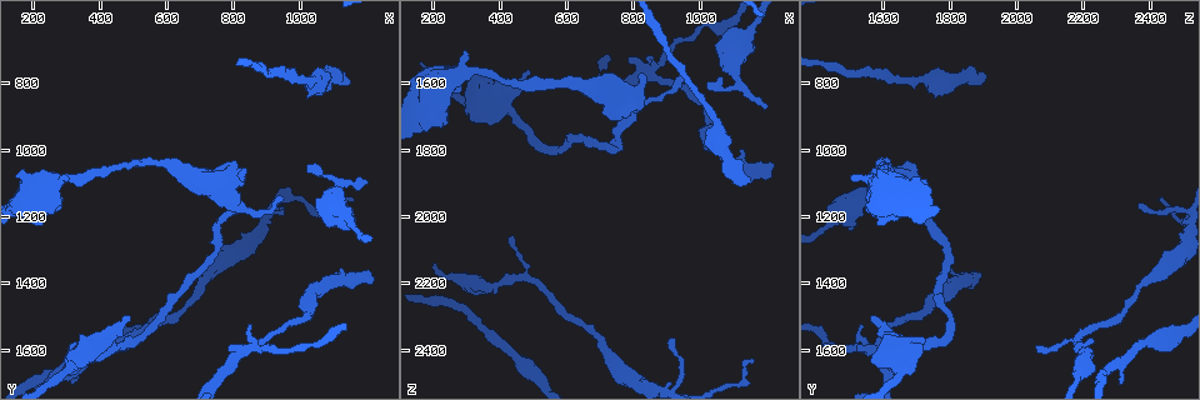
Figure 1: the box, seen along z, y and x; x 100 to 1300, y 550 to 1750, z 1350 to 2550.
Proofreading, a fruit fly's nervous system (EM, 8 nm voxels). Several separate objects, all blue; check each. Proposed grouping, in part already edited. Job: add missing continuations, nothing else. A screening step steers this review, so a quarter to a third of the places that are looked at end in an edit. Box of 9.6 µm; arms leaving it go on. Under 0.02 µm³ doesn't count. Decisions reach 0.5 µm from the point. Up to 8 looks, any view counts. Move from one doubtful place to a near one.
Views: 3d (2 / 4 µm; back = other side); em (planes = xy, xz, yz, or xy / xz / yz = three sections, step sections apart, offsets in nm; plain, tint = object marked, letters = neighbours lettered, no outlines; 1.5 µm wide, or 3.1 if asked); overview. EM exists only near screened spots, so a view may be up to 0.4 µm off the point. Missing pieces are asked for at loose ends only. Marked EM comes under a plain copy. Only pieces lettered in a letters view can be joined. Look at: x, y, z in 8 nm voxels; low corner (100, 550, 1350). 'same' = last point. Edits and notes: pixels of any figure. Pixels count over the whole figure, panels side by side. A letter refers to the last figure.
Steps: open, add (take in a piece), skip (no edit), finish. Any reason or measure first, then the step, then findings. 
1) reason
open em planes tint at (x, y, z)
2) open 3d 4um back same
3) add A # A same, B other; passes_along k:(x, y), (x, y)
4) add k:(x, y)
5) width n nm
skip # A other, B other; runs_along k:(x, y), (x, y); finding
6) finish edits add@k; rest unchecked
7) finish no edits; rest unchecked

free end
open 3d 4um at (300, 1070, 1510)

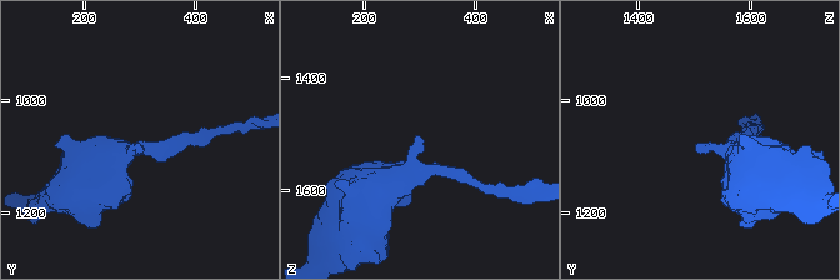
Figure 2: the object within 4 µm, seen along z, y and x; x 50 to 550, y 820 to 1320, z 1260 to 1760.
open em planes letters at (300, 1080, 1505)

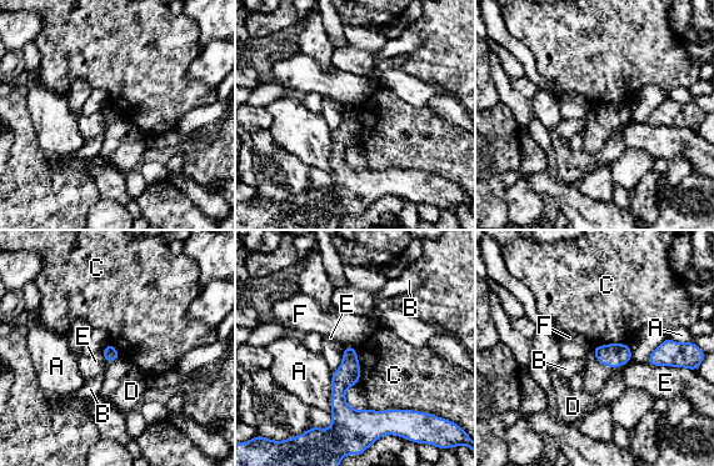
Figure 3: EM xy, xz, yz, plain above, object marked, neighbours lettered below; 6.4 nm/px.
skip # A other, B other, C other, D other, E other, F other; border 3:(368, 407), (417, 411); no lettered piece goes on from it

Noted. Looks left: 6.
free end
open em planes tint at (1200, 1090, 1670)

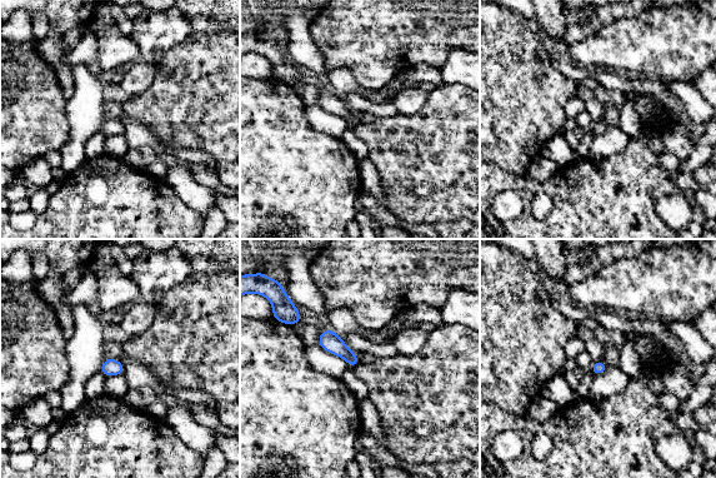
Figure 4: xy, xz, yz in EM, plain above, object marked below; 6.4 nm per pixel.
what lies round it
open em planes letters same

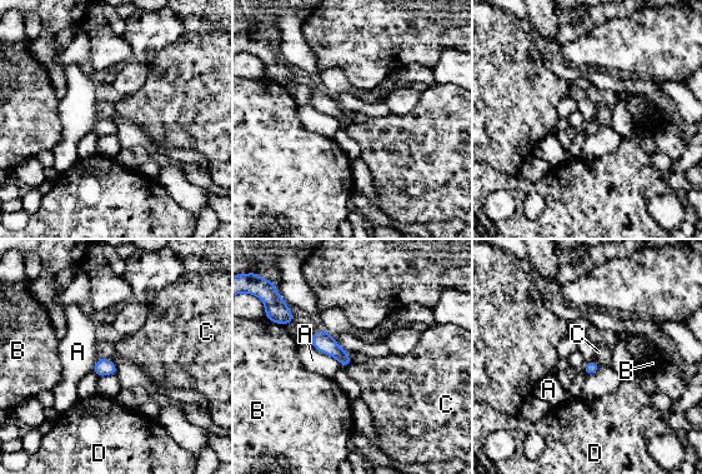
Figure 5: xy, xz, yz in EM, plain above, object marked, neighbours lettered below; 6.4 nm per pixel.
skip # A other, B other, C other, D other; border 5:(352, 362), (346, 368); none of them fits

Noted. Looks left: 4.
free end
open em yz step 4 tint at (1160, 800, 1900)

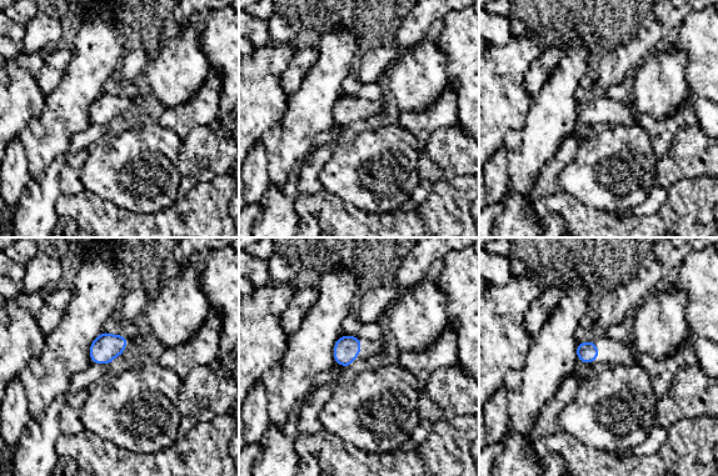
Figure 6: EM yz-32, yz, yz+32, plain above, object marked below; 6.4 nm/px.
another direction
open em planes letters same

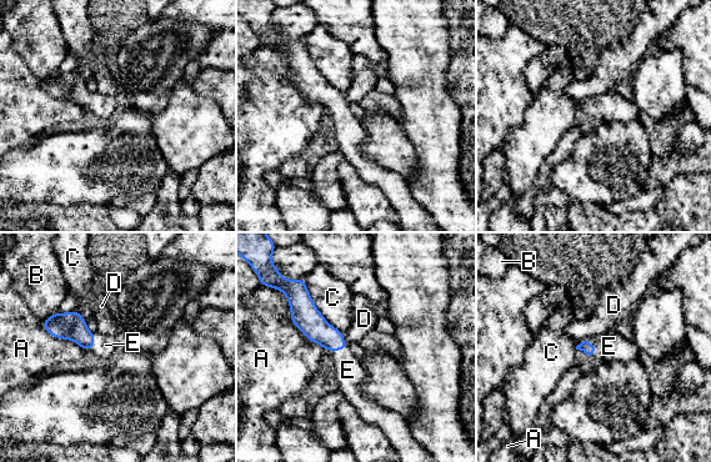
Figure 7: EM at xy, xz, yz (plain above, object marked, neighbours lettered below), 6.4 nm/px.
longest_contact A 400 nm
add E # A other, B other, C other, D other, E same; the neuron continues

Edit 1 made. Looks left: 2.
finish edits add@7; rest unchecked

